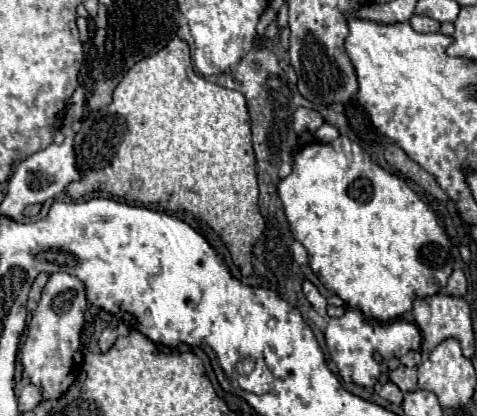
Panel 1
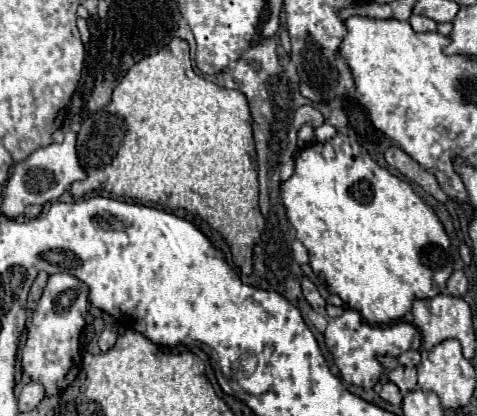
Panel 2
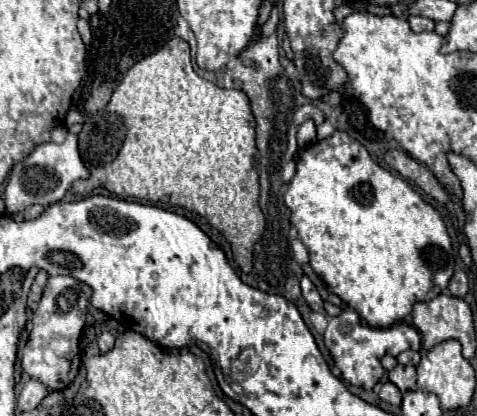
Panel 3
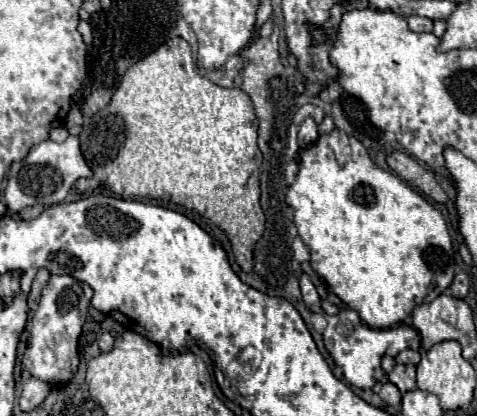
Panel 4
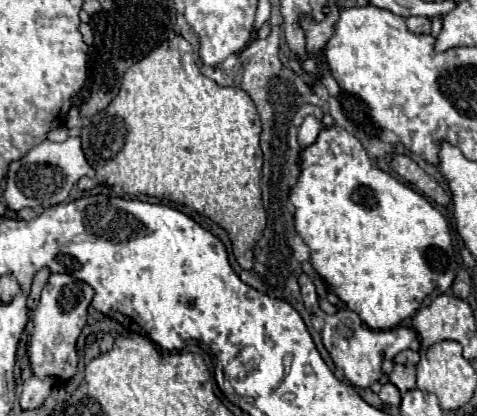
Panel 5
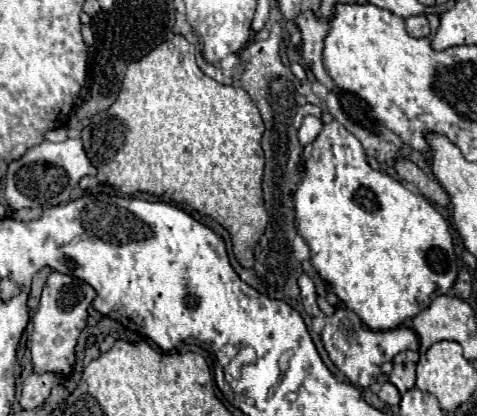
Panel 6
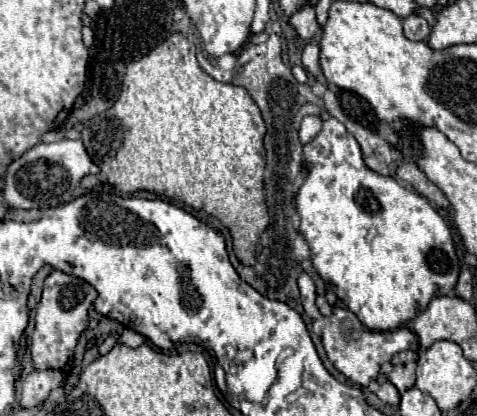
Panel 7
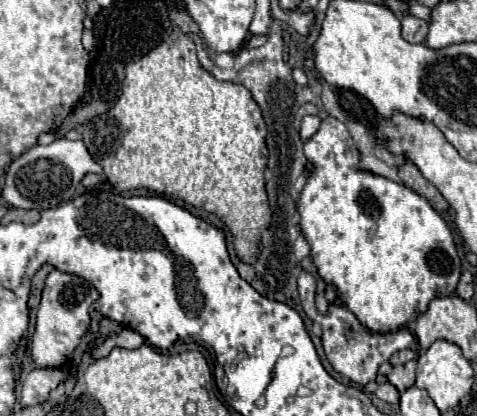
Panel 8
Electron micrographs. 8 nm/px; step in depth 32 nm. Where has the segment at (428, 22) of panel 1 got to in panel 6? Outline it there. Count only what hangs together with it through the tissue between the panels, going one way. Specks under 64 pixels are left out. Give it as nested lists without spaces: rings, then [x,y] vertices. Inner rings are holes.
[[[410,16],[406,18],[406,30],[410,36],[430,36],[430,24],[426,16]]]

